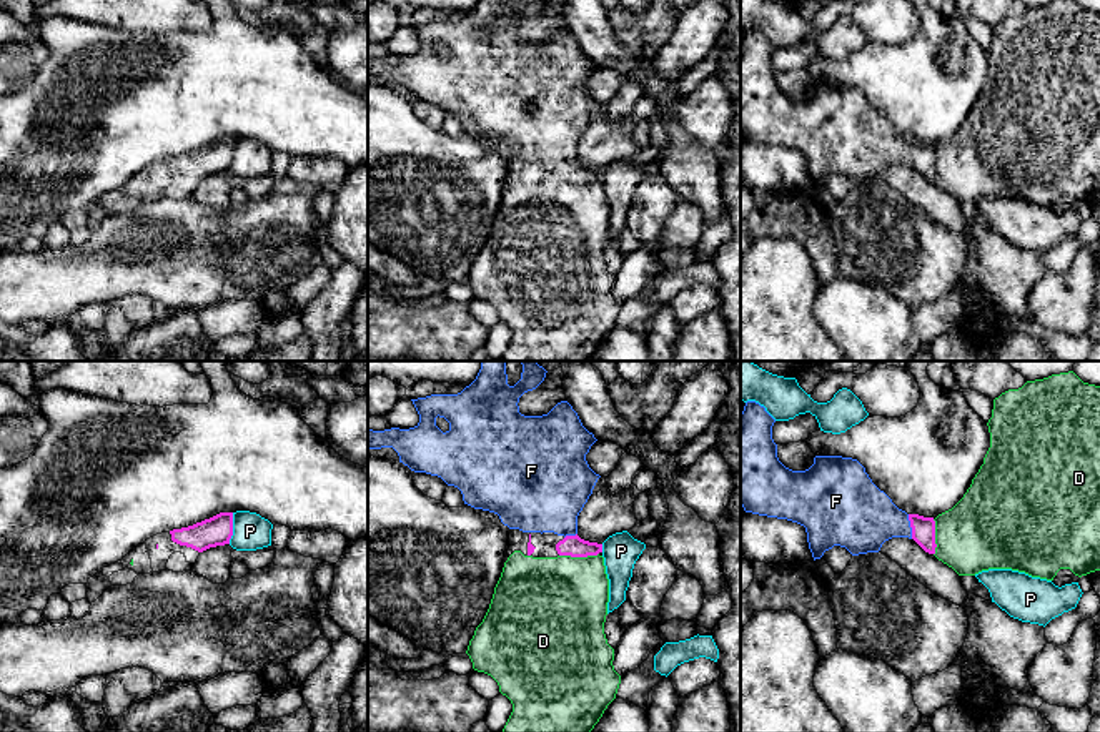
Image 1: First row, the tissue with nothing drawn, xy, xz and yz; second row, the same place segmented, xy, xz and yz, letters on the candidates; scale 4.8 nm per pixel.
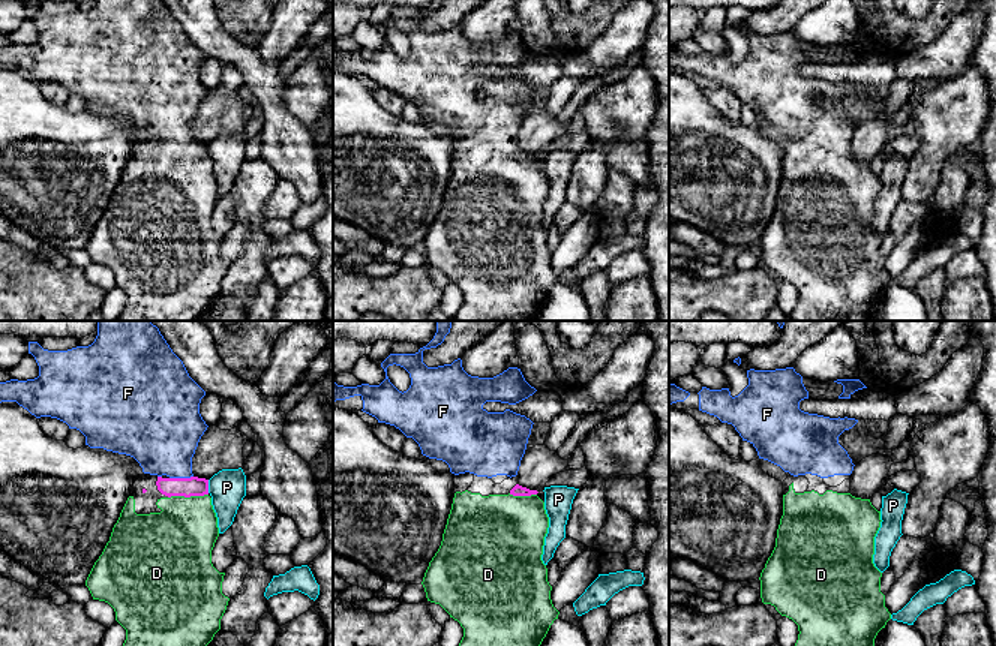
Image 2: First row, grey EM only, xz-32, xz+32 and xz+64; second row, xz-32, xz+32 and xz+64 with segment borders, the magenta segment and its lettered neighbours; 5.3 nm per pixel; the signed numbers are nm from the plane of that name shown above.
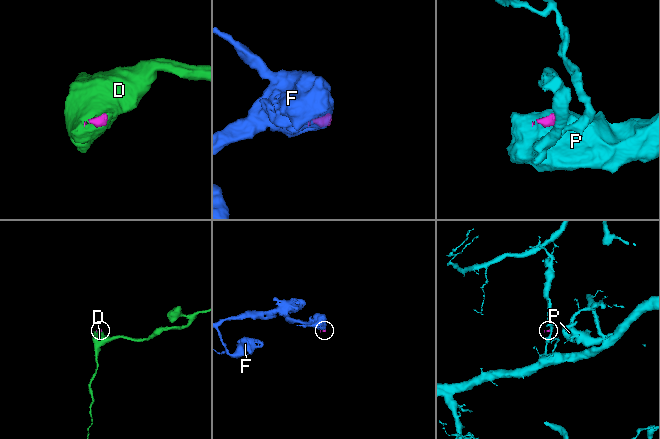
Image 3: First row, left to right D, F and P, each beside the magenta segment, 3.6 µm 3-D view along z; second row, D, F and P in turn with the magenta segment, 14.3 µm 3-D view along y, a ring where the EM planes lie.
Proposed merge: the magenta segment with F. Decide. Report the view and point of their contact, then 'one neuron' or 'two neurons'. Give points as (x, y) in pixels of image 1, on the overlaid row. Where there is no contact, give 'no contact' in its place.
meets magenta in yz at (911, 526); one neuron

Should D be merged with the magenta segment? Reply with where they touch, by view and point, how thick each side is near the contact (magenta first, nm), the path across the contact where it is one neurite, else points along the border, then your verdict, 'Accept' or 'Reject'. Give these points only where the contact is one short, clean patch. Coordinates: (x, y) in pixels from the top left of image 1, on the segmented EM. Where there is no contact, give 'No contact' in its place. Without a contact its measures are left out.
Touches magenta at xz (578, 556). Thickness 100 nm (magenta) against 460 nm. Accept

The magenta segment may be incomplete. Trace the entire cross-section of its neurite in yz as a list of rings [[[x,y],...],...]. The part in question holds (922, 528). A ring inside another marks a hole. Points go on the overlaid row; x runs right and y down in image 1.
[[[1073,371],[1027,381],[1022,388],[1008,389],[993,399],[992,418],[987,423],[990,448],[984,458],[984,464],[972,479],[964,497],[952,509],[939,514],[935,519],[907,514],[899,509],[892,499],[872,482],[865,467],[857,459],[842,456],[815,456],[814,464],[805,471],[792,471],[785,467],[777,458],[777,444],[772,439],[774,423],[775,419],[764,406],[756,401],[746,403],[744,411],[741,413],[741,506],[746,512],[787,519],[804,526],[814,561],[820,559],[824,552],[834,546],[845,547],[852,556],[859,556],[879,552],[882,544],[892,537],[909,537],[914,539],[925,552],[934,554],[939,561],[952,567],[959,576],[975,576],[989,569],[1012,569],[1032,577],[1053,581],[1060,569],[1070,569],[1078,577],[1100,571],[1100,386],[1083,383]]]

